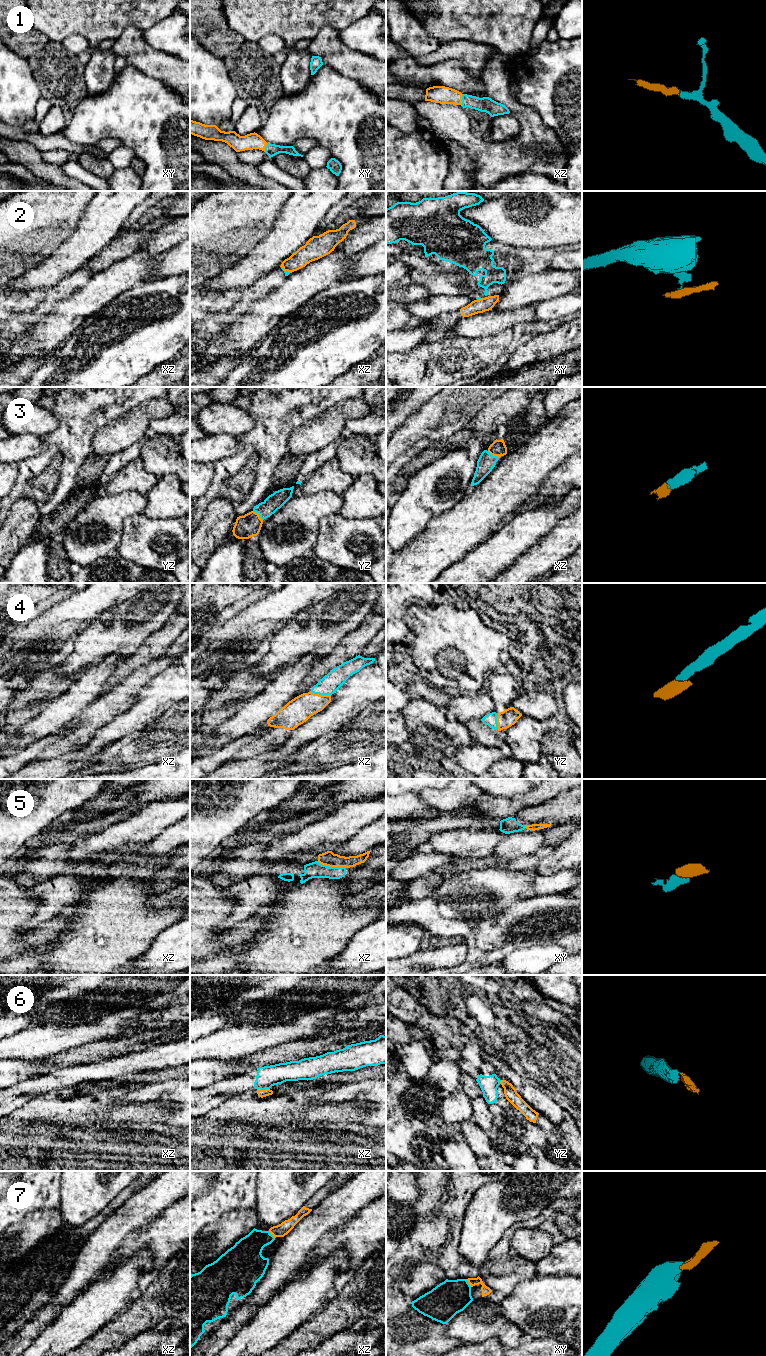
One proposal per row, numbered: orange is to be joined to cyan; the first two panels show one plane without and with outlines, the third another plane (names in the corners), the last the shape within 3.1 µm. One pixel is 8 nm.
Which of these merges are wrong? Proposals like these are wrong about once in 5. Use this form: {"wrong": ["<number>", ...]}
{"wrong": ["2", "6"]}

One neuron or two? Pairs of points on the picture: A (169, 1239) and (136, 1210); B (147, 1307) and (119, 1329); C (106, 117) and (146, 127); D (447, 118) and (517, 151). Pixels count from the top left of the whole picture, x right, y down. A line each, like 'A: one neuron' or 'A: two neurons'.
A: two neurons
B: one neuron
C: one neuron
D: one neuron

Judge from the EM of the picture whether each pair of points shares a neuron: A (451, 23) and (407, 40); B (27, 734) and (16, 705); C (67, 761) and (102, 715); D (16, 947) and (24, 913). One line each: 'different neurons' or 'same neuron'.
A: different neurons
B: different neurons
C: different neurons
D: same neuron

